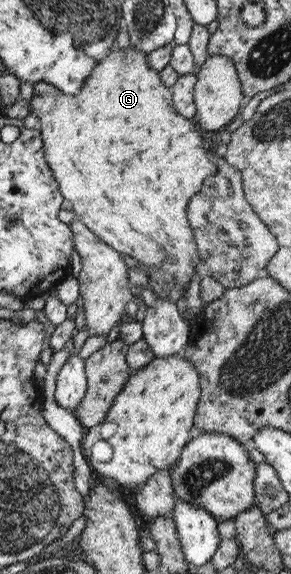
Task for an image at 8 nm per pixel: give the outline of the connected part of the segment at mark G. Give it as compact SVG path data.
M130 45L124 49L113 46L107 50L107 54L103 54L103 58L99 58L97 61L90 75L87 75L87 78L83 80L83 84L81 84L80 91L77 94L59 92L54 86L45 84L45 82L37 82L33 86L30 110L38 120L37 129L40 132L43 156L49 170L51 170L51 174L53 174L53 178L56 179L63 201L73 212L74 217L79 222L83 222L83 226L87 230L91 230L101 242L111 246L117 253L131 256L139 264L139 268L145 268L147 278L149 278L149 287L155 290L158 298L165 298L175 302L184 296L186 287L189 284L189 280L191 280L191 276L195 274L195 270L204 272L203 262L199 258L191 227L187 223L186 209L189 198L201 190L203 178L215 174L216 166L207 158L207 154L202 147L200 130L195 122L192 119L179 116L173 110L170 88L163 86L157 71L150 70L150 67L147 67L147 54L145 52L141 52L139 48Z

